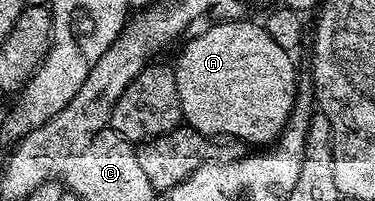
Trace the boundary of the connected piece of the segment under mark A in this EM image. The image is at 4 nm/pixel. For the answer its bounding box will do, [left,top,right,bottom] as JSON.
[174,22,296,145]

